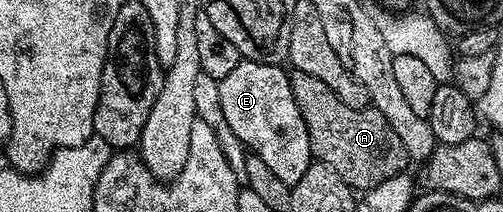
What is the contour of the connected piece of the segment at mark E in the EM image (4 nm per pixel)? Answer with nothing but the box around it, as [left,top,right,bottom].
[218,59,313,185]

